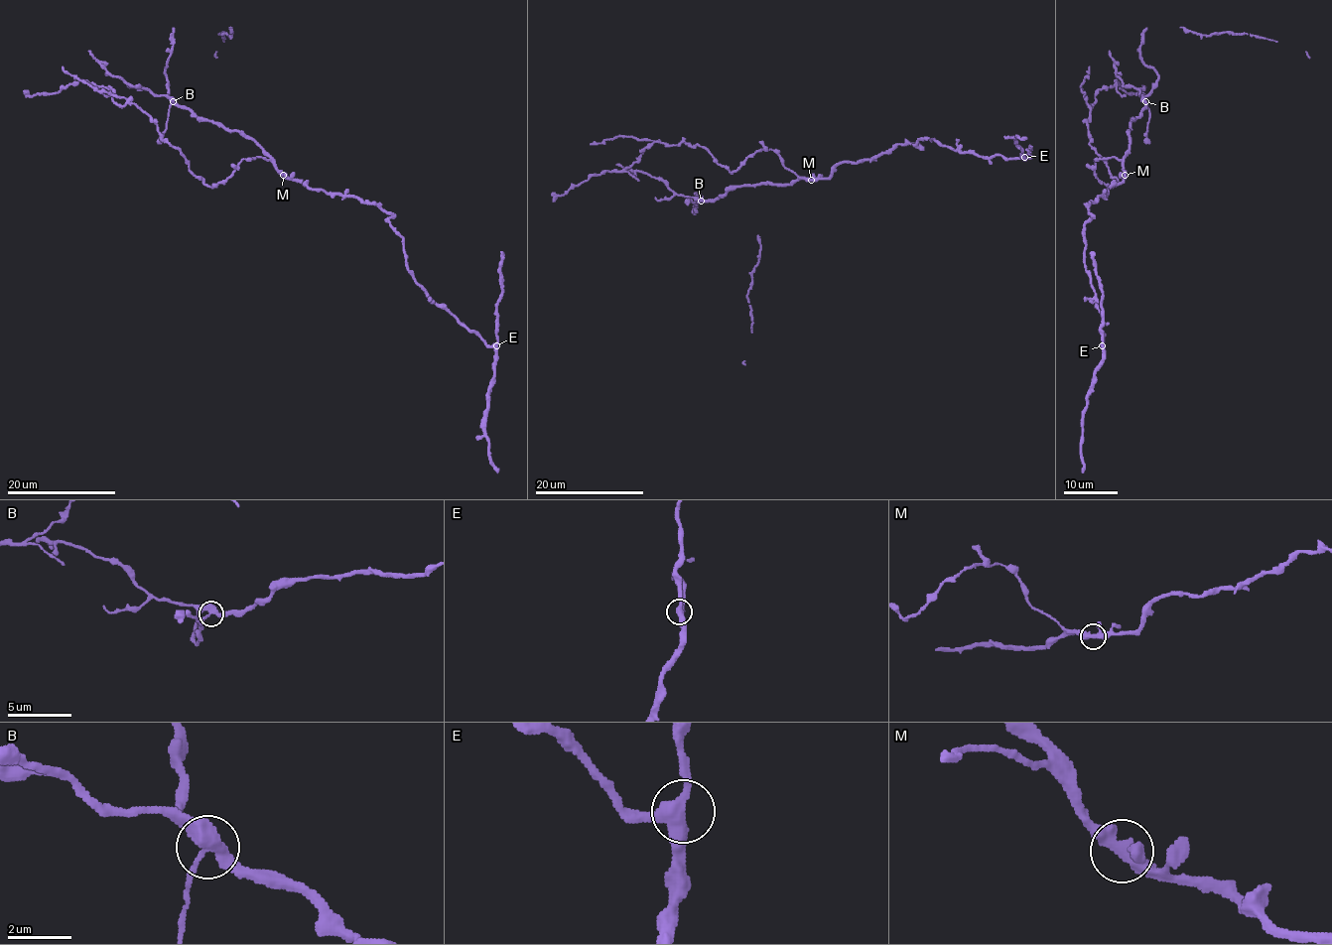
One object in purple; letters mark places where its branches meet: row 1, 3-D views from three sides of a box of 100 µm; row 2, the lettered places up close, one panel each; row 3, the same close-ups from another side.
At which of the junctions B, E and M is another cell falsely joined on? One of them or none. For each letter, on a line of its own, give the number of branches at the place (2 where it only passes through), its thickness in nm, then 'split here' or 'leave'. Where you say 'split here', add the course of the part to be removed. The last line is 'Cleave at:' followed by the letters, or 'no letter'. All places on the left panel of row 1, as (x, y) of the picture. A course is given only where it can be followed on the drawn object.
B: 3 | 380 nm | split here | (173, 101), (159, 143)
E: 3 | 380 nm | leave
M: 3 | 360 nm | leave
Cleave at: B

